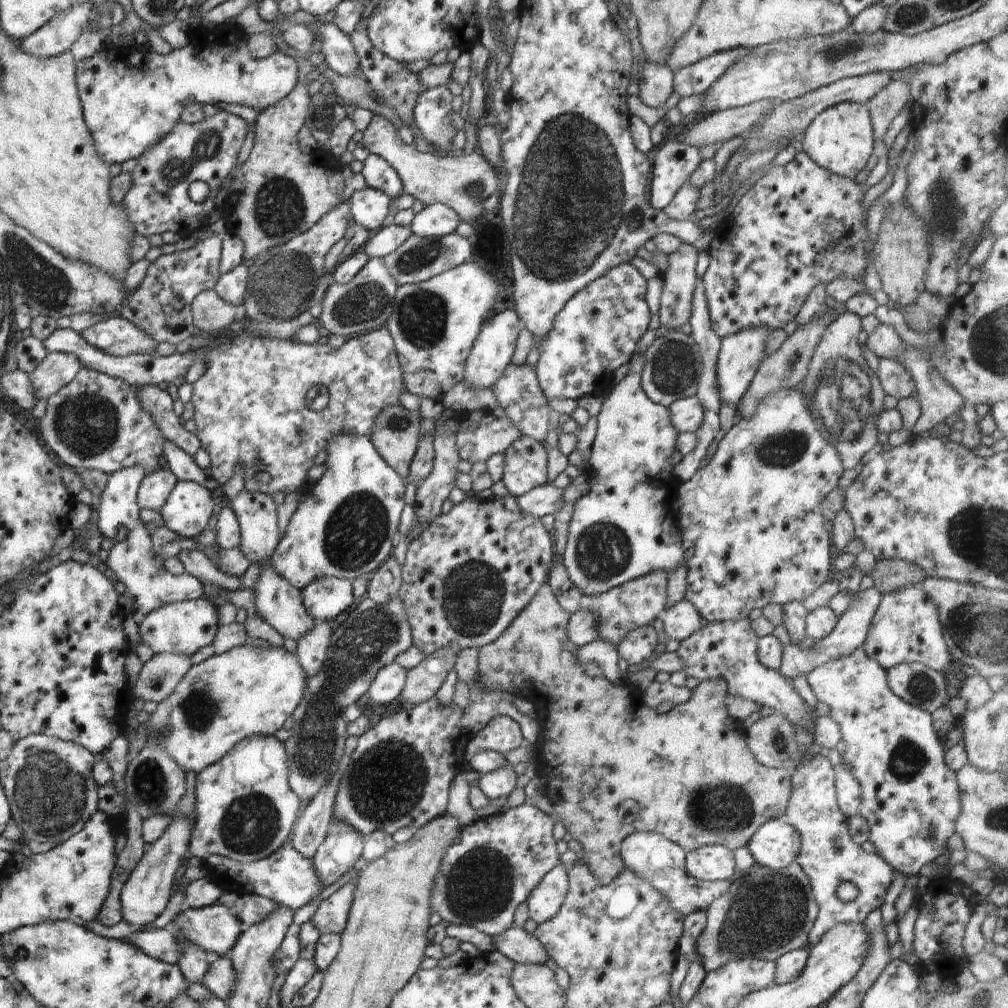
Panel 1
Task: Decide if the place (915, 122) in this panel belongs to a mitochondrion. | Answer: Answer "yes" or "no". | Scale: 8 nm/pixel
no

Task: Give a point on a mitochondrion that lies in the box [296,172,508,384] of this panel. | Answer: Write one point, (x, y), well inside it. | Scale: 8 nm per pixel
(422, 316)

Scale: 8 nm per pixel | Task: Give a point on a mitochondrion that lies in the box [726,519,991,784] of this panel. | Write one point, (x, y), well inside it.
(921, 687)

